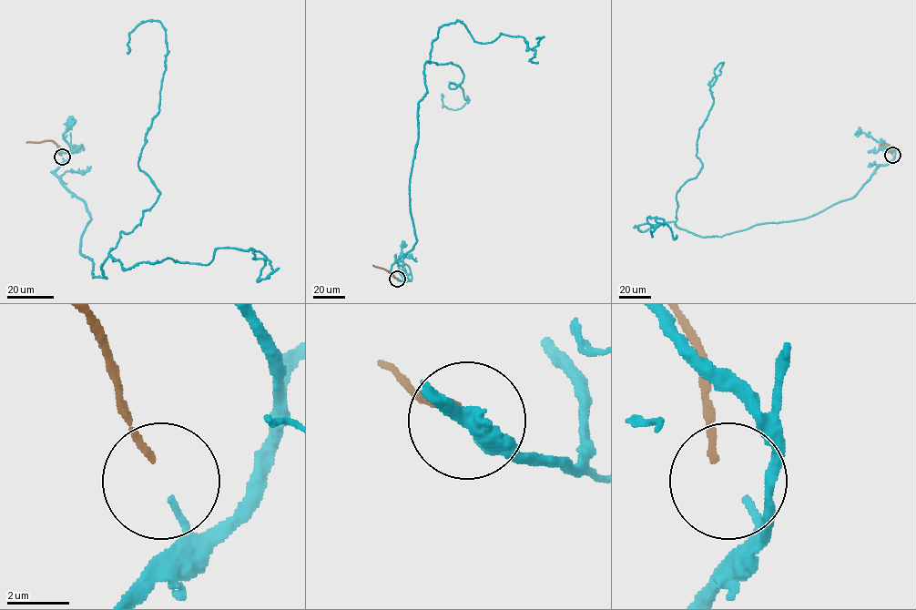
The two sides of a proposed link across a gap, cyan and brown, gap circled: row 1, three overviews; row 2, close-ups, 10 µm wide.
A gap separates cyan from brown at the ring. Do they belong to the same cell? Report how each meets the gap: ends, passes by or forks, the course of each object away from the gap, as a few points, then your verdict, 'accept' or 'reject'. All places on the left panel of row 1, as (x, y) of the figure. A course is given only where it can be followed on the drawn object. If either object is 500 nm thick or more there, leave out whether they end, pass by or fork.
cyan ends; brown ends; course cyan (62, 158), (106, 278), (159, 195), (138, 160), (166, 29), (142, 21), (127, 54); course brown (61, 156), (57, 146), (51, 141), (26, 143); accept

